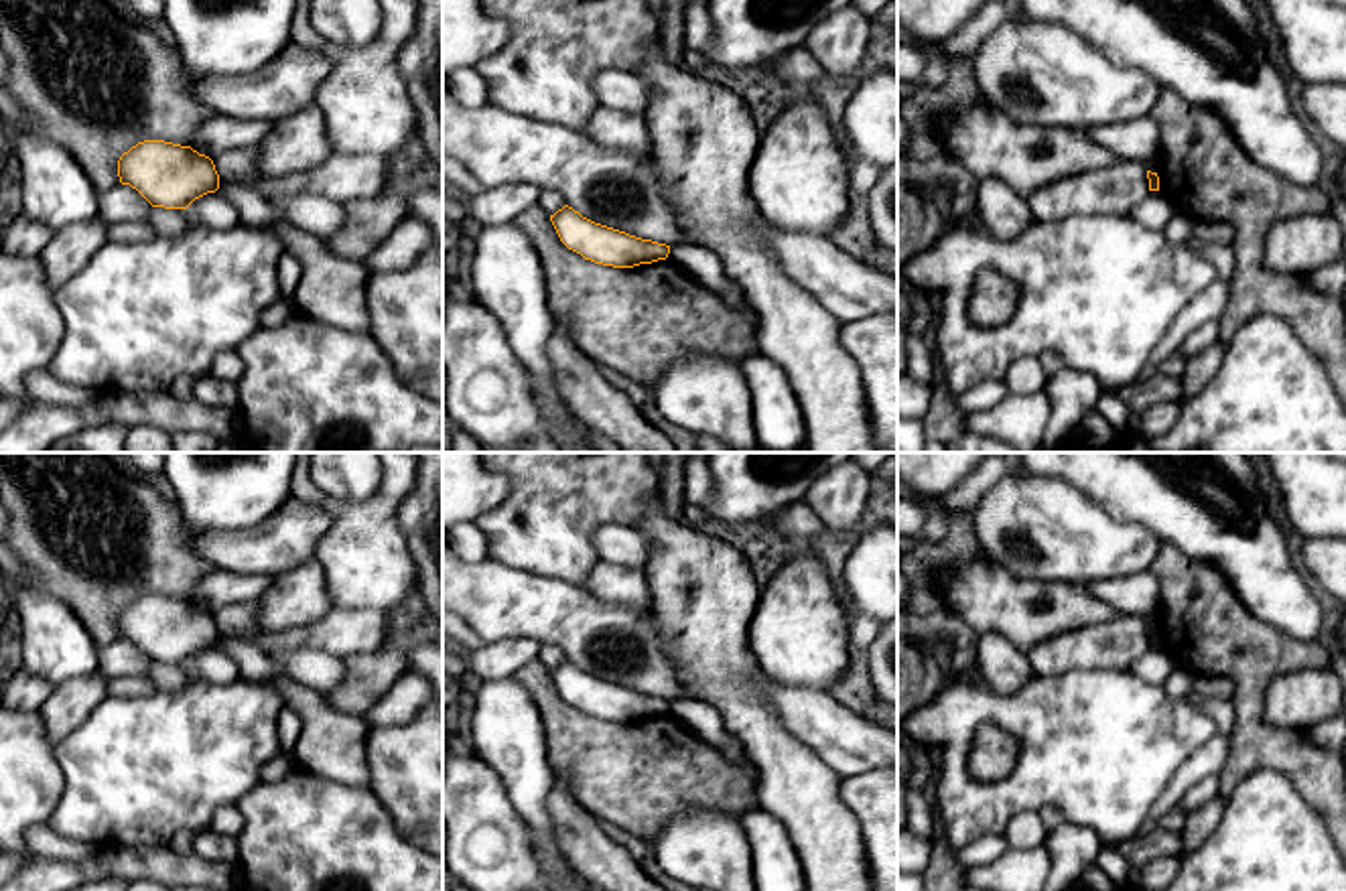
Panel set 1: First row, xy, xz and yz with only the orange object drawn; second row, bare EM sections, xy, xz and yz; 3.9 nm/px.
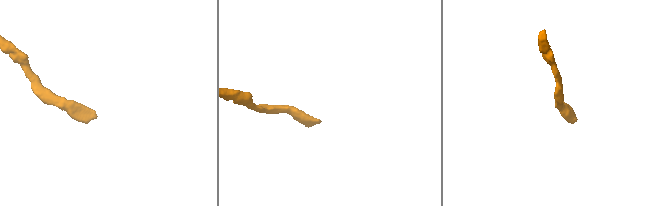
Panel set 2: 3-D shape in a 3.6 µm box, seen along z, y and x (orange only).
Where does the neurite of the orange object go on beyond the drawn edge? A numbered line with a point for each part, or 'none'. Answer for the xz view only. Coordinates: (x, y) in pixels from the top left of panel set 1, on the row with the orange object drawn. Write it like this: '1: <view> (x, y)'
none

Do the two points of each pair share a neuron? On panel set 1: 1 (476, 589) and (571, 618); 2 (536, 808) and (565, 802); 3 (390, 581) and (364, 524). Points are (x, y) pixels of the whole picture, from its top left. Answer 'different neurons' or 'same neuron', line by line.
1: same neuron
2: different neurons
3: same neuron

